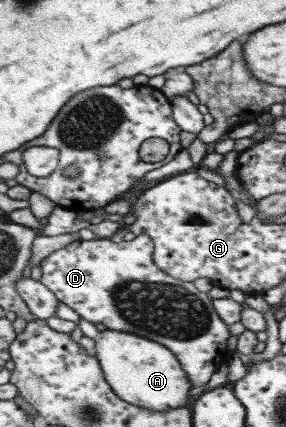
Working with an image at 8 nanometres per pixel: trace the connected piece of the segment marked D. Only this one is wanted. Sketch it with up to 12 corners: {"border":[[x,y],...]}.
{"border":[[76,240],[40,262],[81,319],[168,348],[192,387],[228,365],[213,299],[154,242]]}

